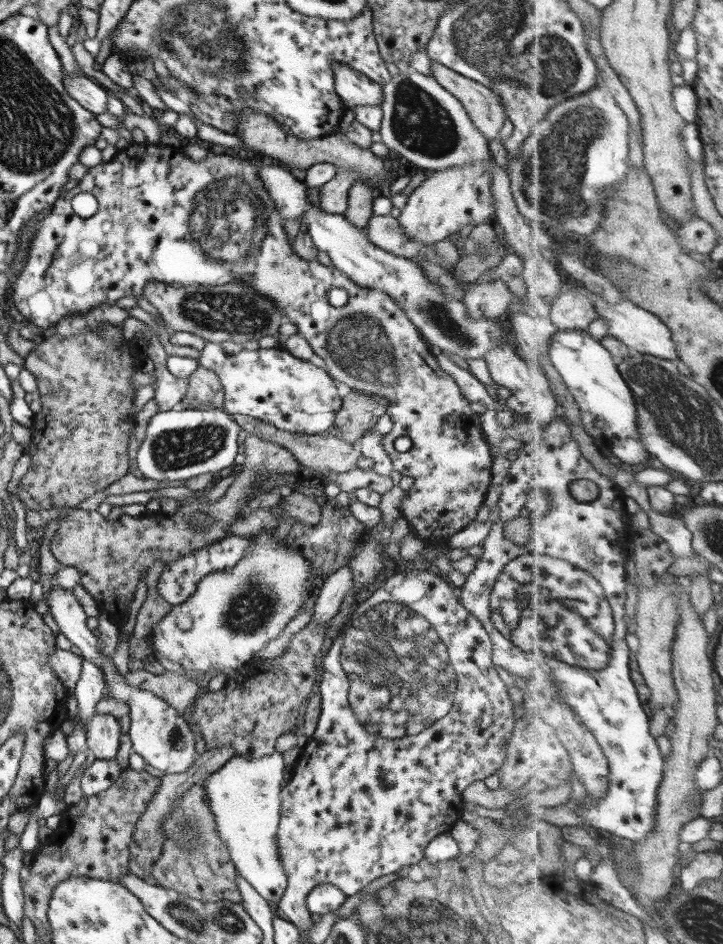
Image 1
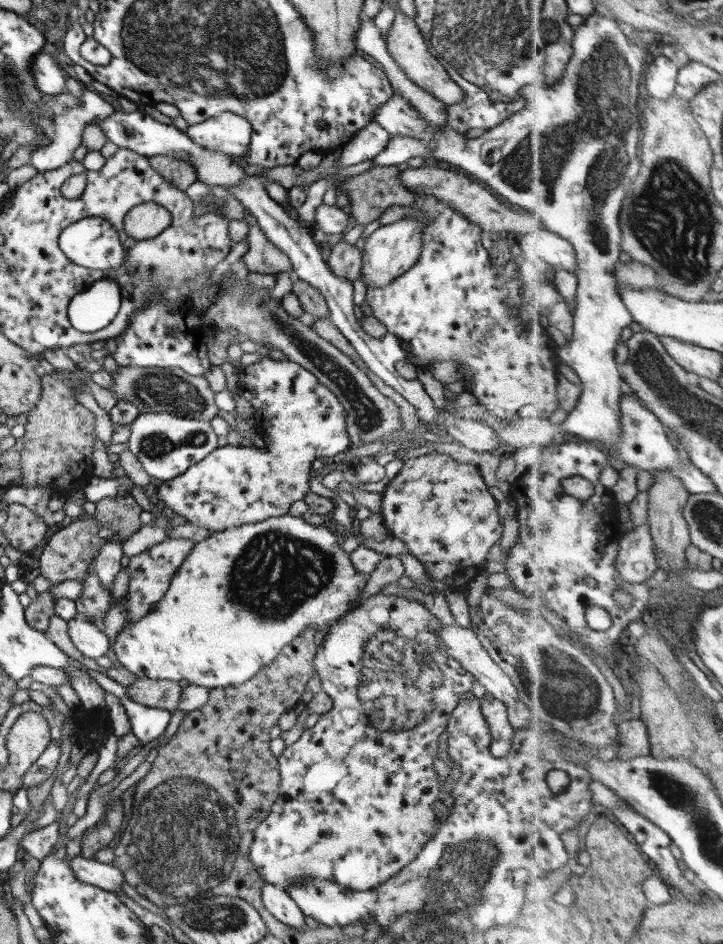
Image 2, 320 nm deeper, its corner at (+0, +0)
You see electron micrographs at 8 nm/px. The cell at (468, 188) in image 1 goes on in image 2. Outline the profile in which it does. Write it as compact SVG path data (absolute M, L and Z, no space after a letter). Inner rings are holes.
M403 217L391 225L381 225L365 238L361 248L361 270L359 281L369 290L381 289L395 281L406 270L409 270L421 250L422 222L413 218Z

